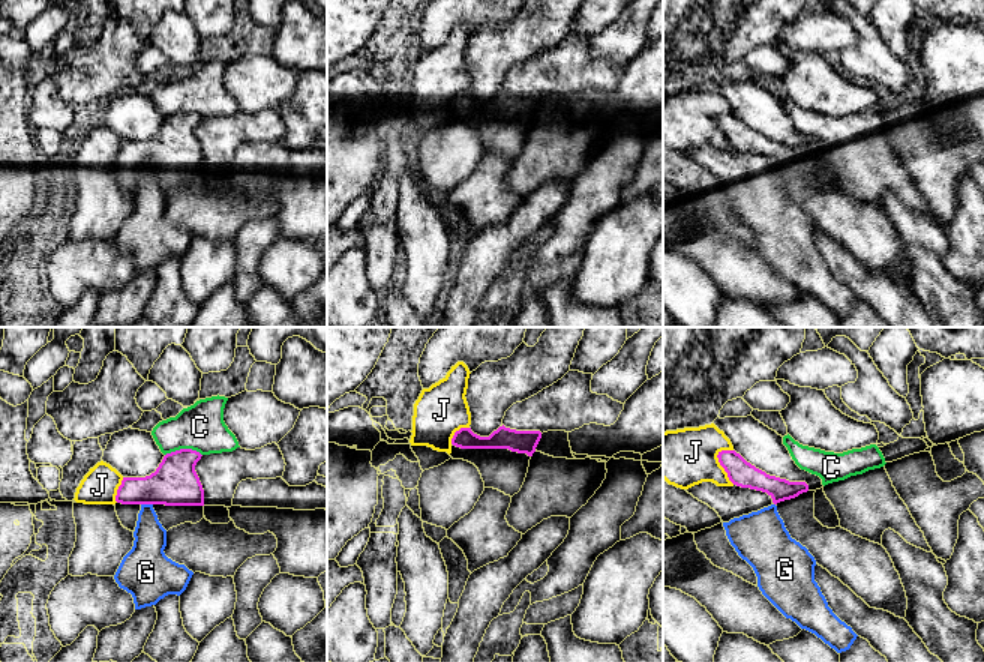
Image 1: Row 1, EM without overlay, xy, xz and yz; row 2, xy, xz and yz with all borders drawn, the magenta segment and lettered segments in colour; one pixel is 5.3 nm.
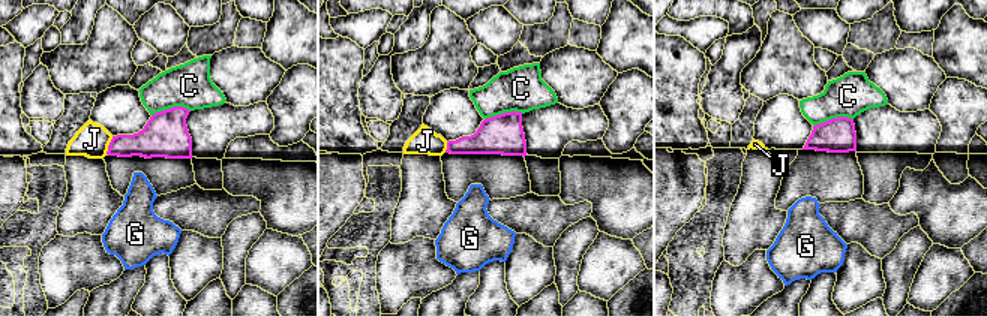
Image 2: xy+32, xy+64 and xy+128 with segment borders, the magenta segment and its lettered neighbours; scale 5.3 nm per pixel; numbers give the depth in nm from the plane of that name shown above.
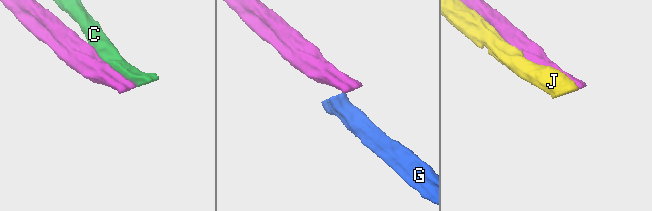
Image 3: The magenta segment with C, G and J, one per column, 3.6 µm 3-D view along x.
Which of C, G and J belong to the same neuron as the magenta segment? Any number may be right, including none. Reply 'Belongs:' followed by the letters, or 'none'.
Belongs: none

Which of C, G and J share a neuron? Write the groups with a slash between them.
C / G / J

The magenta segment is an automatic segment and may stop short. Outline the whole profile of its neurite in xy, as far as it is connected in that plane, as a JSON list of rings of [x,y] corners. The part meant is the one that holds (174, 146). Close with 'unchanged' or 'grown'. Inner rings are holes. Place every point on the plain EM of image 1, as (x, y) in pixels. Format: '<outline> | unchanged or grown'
[[[180,113],[166,117],[154,137],[146,141],[123,141],[116,159],[122,189],[135,195],[142,168],[152,168],[168,195],[184,186],[204,182],[204,153],[195,135],[201,117]]] | grown

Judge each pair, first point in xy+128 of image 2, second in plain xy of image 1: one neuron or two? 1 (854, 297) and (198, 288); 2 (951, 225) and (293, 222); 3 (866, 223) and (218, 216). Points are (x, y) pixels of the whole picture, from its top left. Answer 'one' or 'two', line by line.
1: one
2: one
3: one

